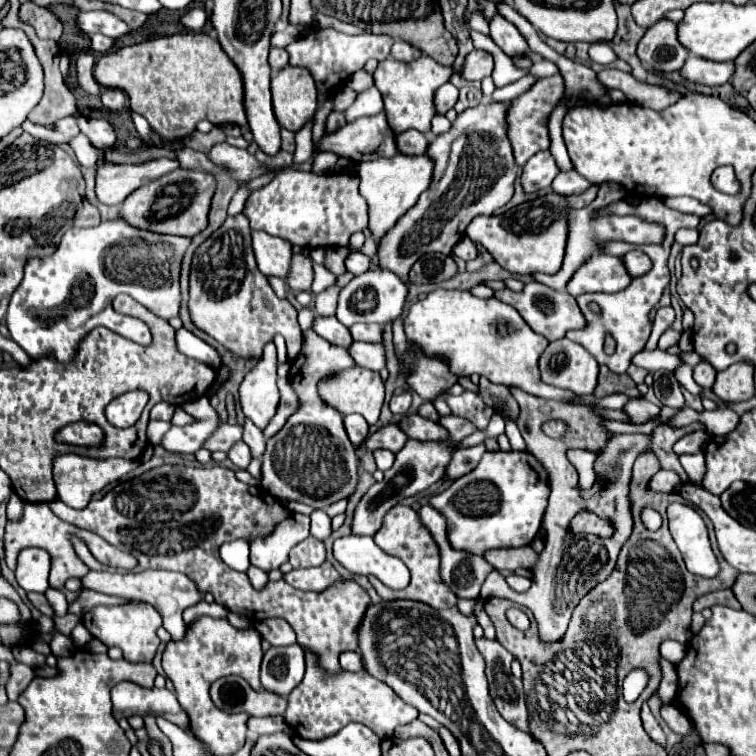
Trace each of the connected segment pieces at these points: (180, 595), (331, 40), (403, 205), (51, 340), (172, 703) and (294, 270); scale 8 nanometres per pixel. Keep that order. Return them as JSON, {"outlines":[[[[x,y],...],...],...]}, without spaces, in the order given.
{"outlines":[[[[144,569],[140,573],[98,573],[98,571],[88,571],[88,575],[82,577],[82,589],[92,589],[98,593],[106,595],[118,595],[124,599],[136,599],[136,601],[146,601],[156,607],[156,611],[162,615],[164,629],[172,635],[172,641],[180,641],[186,633],[186,623],[182,619],[182,611],[196,605],[202,597],[196,589],[196,585],[182,573],[176,571],[154,571],[154,569]]],[[[310,27],[298,41],[290,43],[286,47],[290,55],[290,65],[292,67],[304,67],[310,69],[310,73],[316,79],[318,85],[318,101],[324,101],[328,95],[328,87],[338,87],[346,83],[346,79],[360,71],[362,65],[368,59],[378,59],[384,61],[390,57],[390,47],[394,39],[388,35],[372,35],[372,33],[360,33],[360,35],[344,35],[334,29],[318,29]]],[[[396,153],[390,159],[376,159],[368,163],[360,163],[358,167],[360,177],[360,195],[368,203],[368,229],[380,245],[382,237],[396,225],[396,221],[418,201],[420,193],[428,189],[432,177],[432,161],[428,155],[400,155]]],[[[122,219],[90,229],[72,227],[64,233],[52,255],[30,257],[26,261],[24,277],[12,293],[6,311],[10,337],[30,357],[52,353],[58,361],[66,363],[90,329],[102,325],[116,331],[112,299],[118,293],[134,297],[162,319],[176,317],[180,309],[178,271],[188,243],[188,237],[134,229]]],[[[128,681],[118,683],[112,695],[112,711],[118,721],[132,715],[162,715],[170,723],[192,735],[192,729],[188,729],[188,715],[184,713],[184,709],[180,709],[176,695],[168,689],[142,689]]],[[[296,253],[286,277],[286,285],[294,291],[310,291],[312,285],[312,259]]]]}

